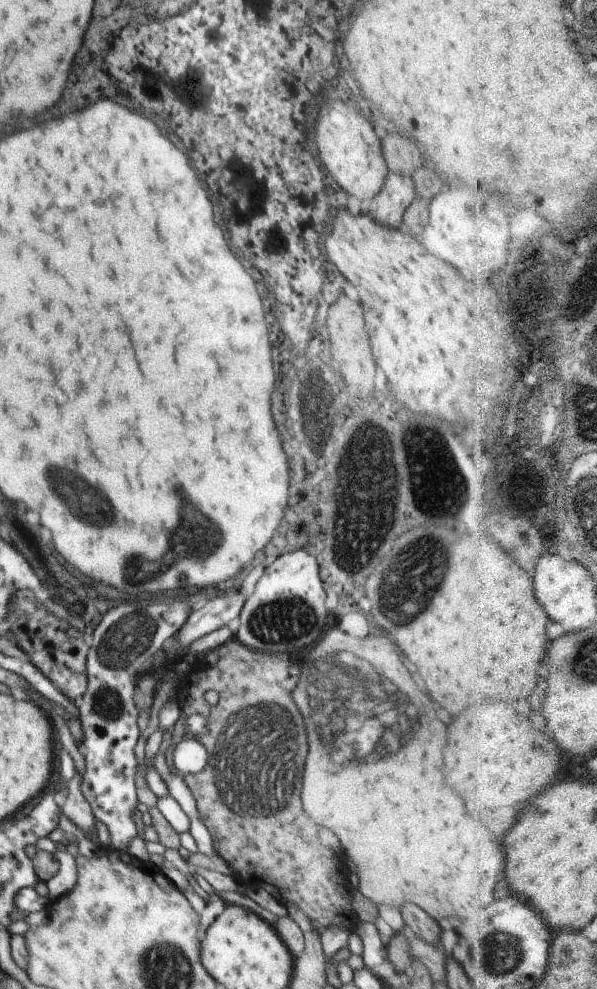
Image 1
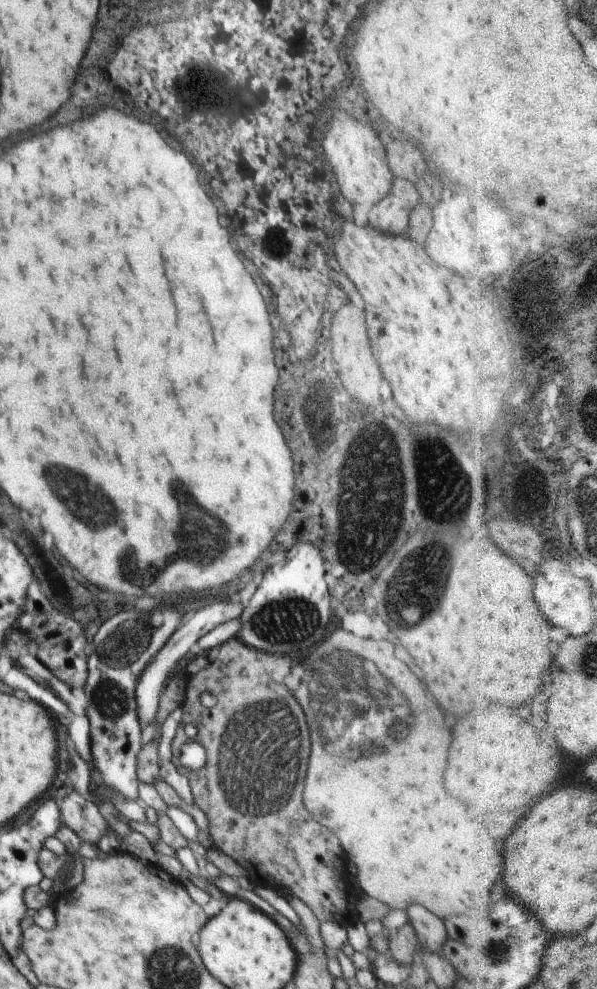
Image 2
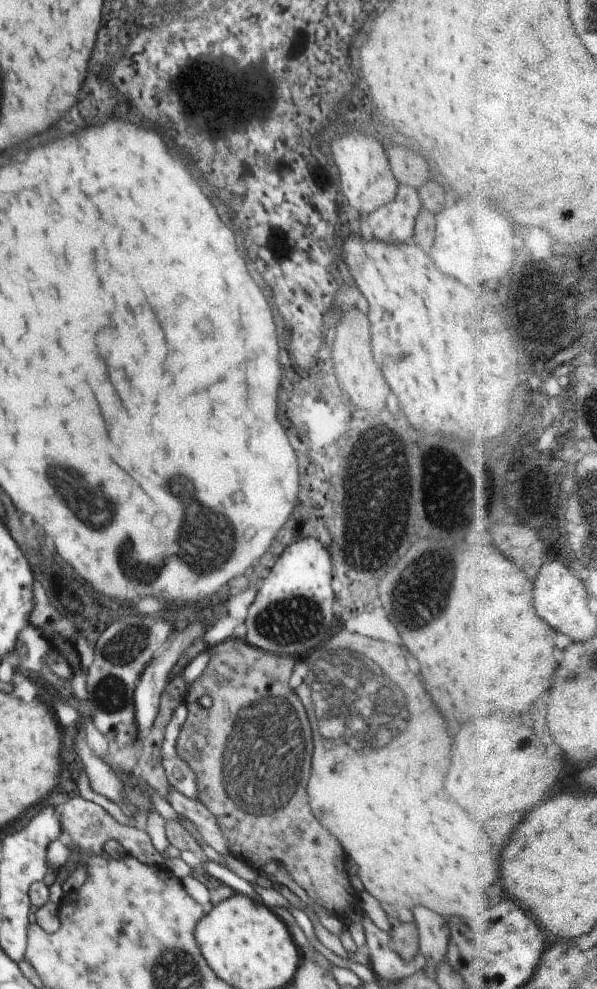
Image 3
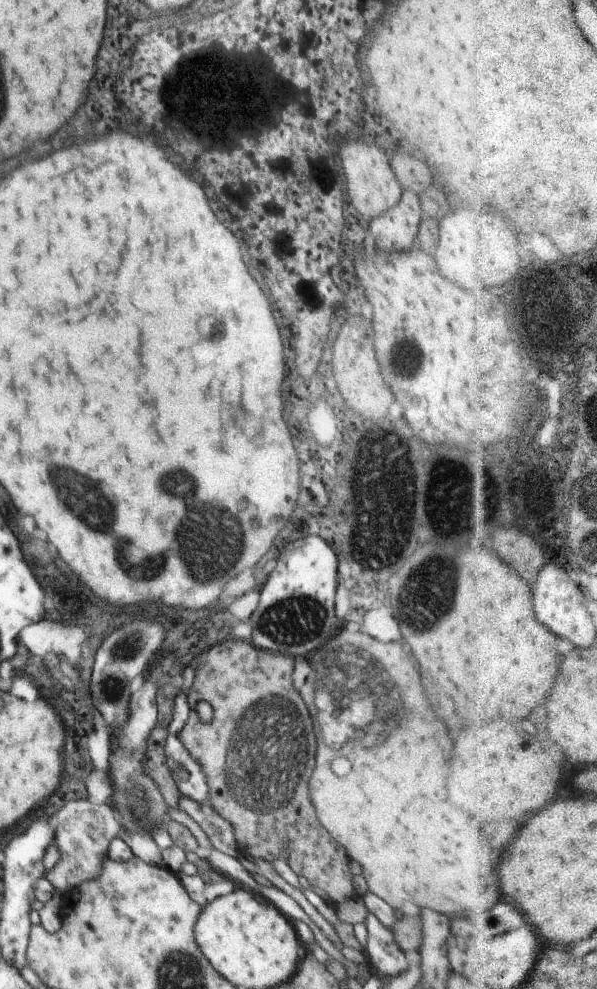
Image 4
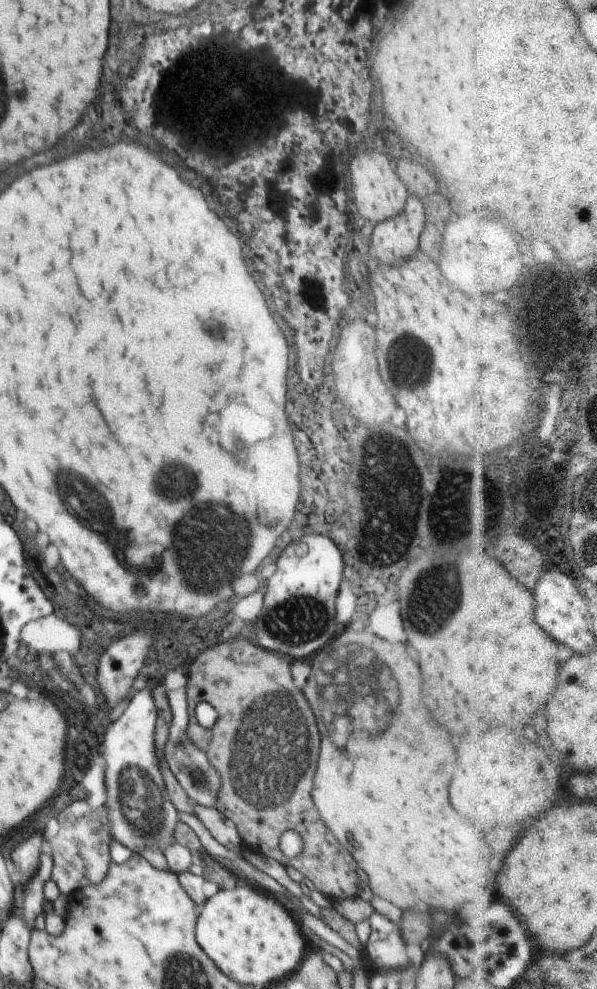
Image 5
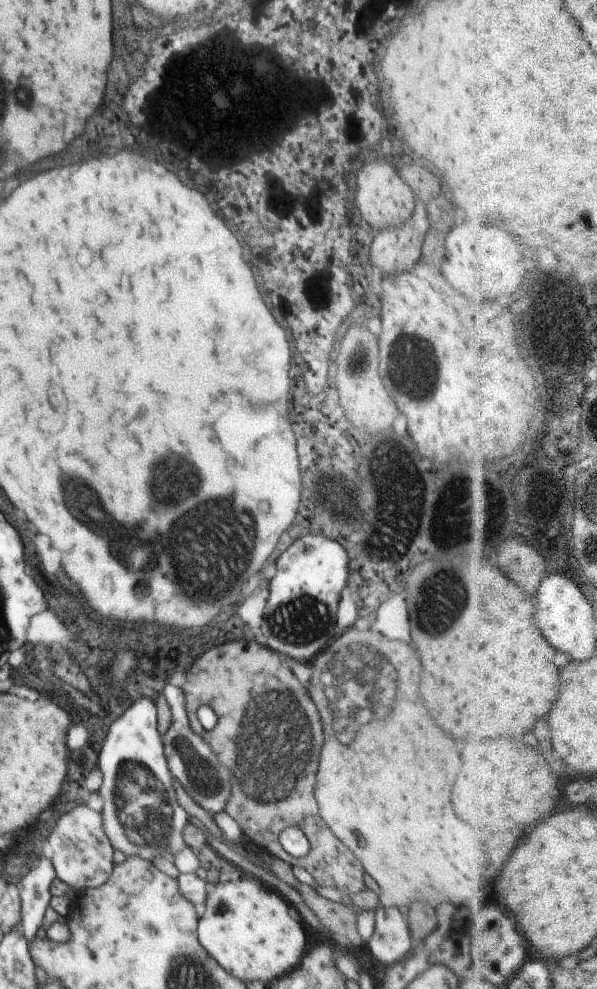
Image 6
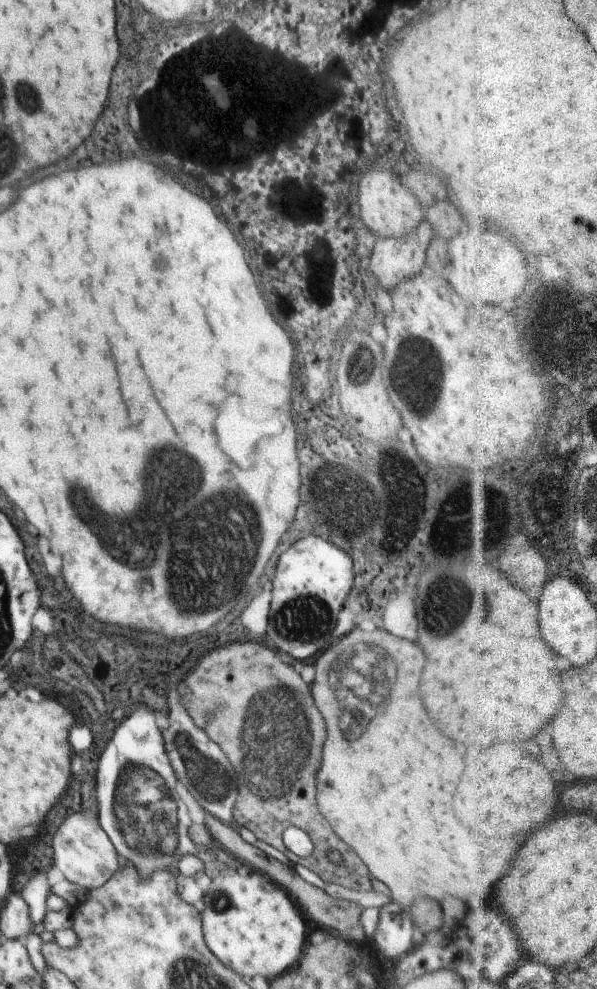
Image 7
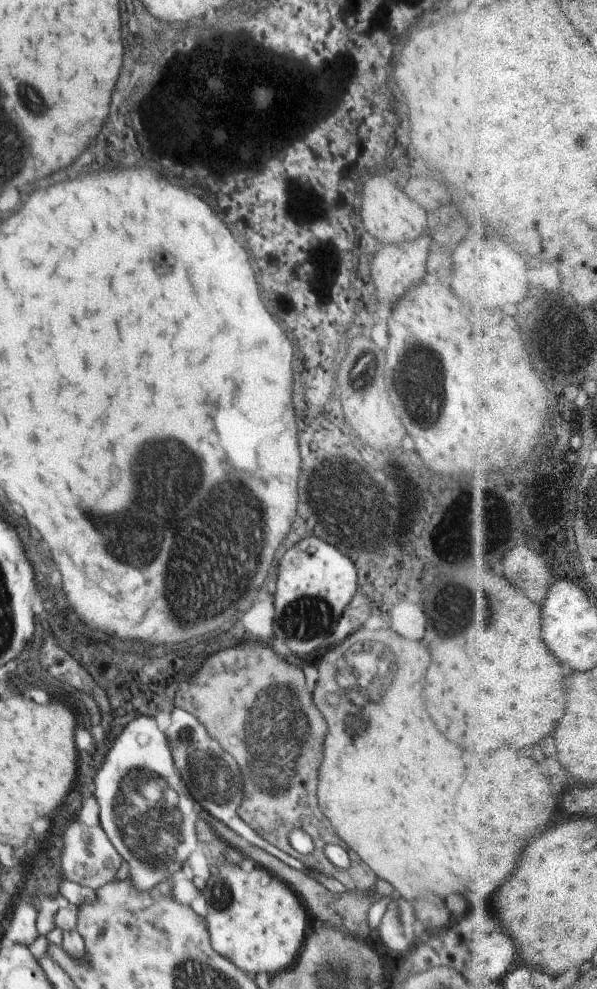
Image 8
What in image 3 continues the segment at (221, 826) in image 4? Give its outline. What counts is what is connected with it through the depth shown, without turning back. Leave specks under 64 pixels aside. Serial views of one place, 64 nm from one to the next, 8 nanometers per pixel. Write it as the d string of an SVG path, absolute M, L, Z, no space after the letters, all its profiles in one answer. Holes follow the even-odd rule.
M176 790L170 791L164 798L178 814L193 823L210 848L214 848L224 857L231 854L228 851L228 839L220 828L217 816L214 816L202 801L188 798Z

